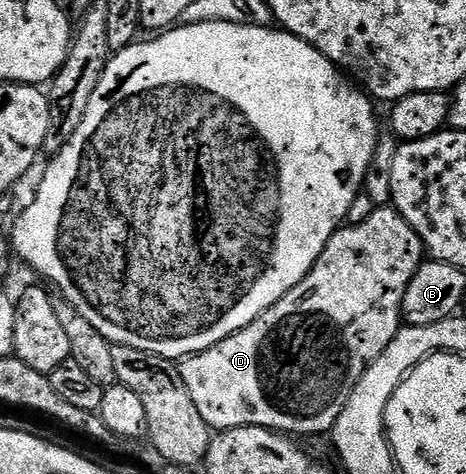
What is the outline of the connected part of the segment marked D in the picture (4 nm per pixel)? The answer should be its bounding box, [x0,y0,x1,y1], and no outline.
[178,207,426,437]

